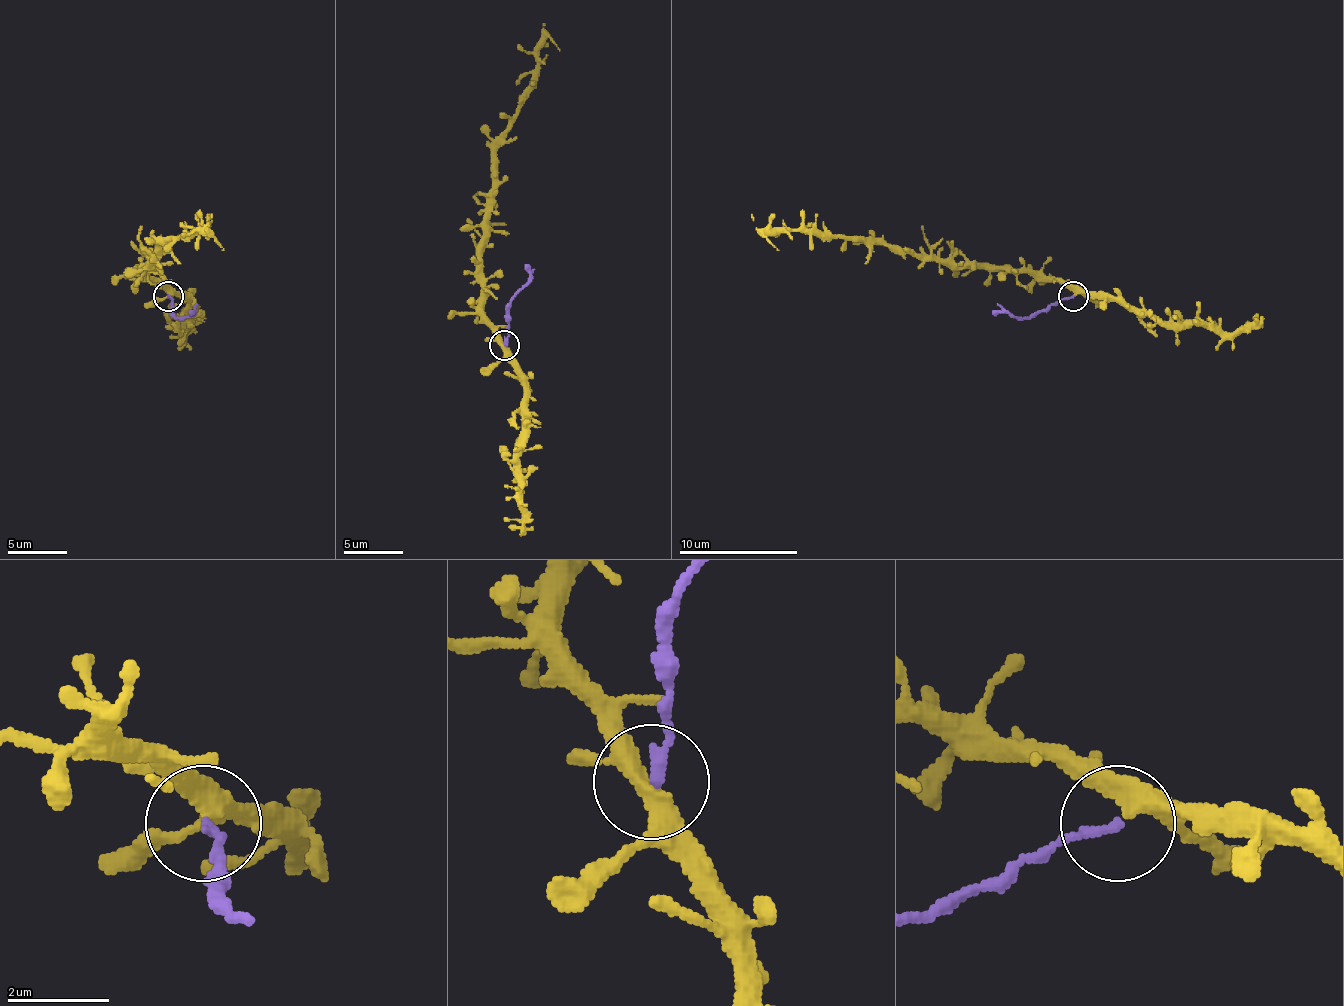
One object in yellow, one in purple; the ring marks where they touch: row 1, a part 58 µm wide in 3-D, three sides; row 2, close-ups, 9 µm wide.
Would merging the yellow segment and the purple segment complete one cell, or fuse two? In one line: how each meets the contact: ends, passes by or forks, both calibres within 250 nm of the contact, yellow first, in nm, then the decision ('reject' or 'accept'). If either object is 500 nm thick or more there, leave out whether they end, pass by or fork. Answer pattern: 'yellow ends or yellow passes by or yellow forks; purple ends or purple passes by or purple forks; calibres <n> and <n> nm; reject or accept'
yellow forks; purple ends; calibres 320 and 160 nm; reject

